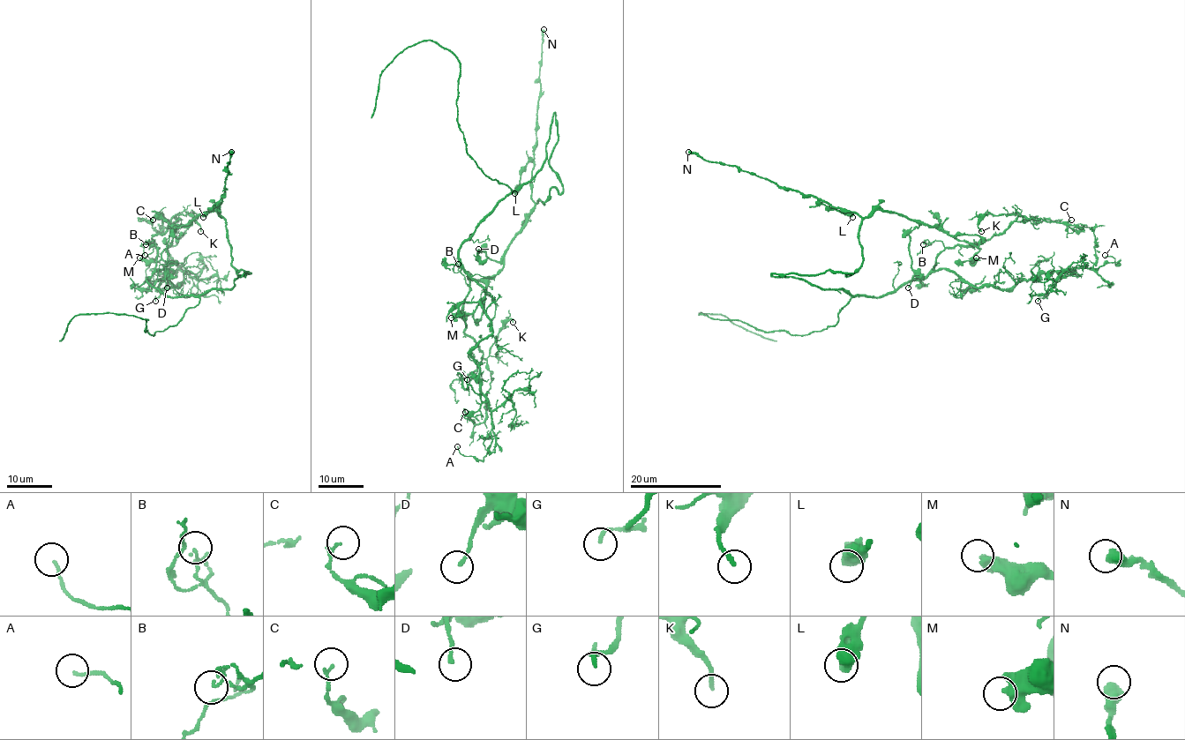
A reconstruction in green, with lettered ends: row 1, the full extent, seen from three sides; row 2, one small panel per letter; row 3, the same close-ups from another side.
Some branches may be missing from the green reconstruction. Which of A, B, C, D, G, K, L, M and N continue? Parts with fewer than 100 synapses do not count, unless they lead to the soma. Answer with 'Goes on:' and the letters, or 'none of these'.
Goes on: none of these

